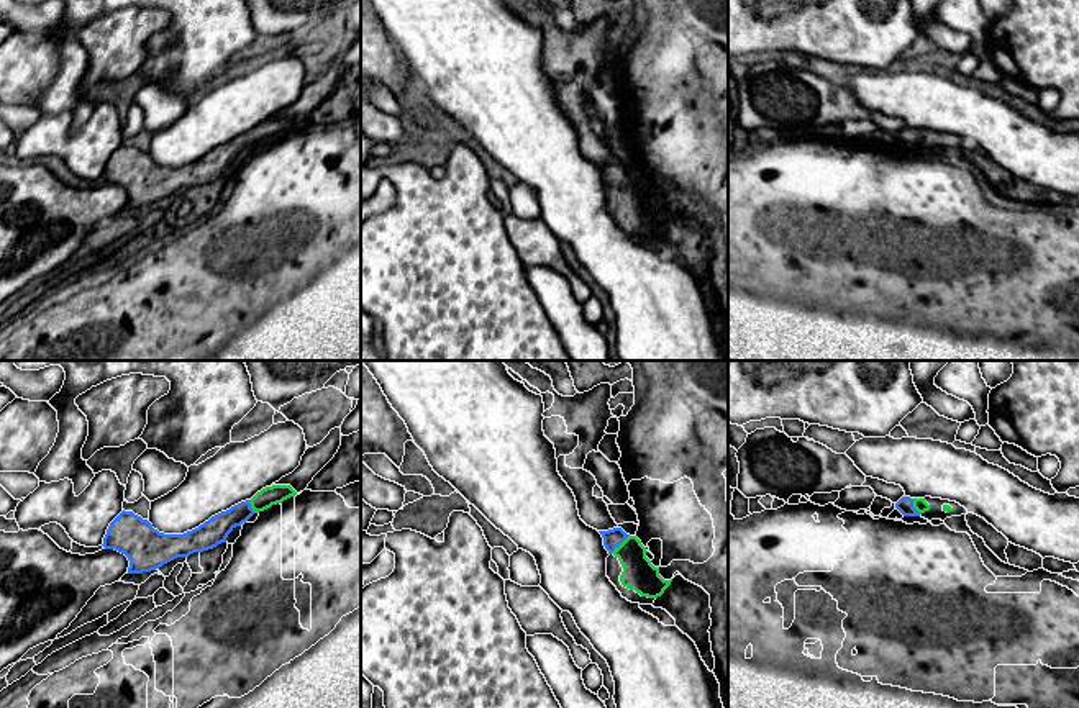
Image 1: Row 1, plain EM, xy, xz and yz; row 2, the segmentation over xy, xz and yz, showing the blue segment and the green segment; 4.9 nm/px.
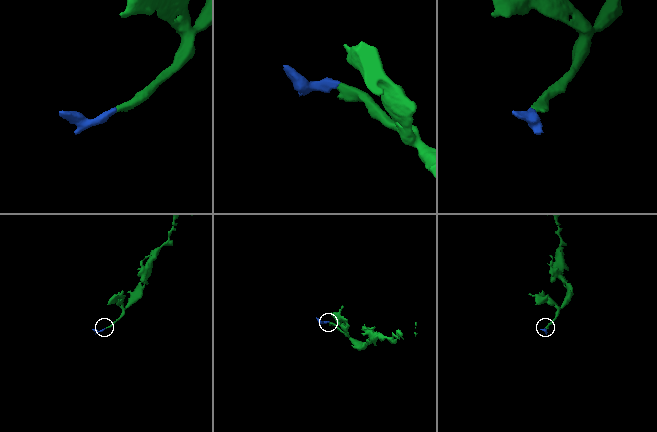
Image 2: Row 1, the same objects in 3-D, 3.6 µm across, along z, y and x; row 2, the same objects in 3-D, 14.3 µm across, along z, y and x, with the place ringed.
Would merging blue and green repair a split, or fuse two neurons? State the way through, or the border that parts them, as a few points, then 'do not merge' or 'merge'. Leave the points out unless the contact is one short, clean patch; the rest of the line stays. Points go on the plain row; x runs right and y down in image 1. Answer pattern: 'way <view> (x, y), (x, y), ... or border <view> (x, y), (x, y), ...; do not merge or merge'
way xz (612, 171), (619, 177), (633, 192), (638, 207); merge

